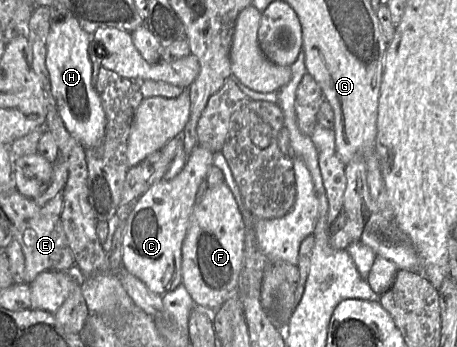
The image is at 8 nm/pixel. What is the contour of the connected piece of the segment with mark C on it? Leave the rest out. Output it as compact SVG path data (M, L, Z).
M198 144L181 172L171 180L153 183L136 200L126 220L122 241L123 267L139 278L152 292L163 296L182 284L182 246L196 195L214 165L214 153Z

